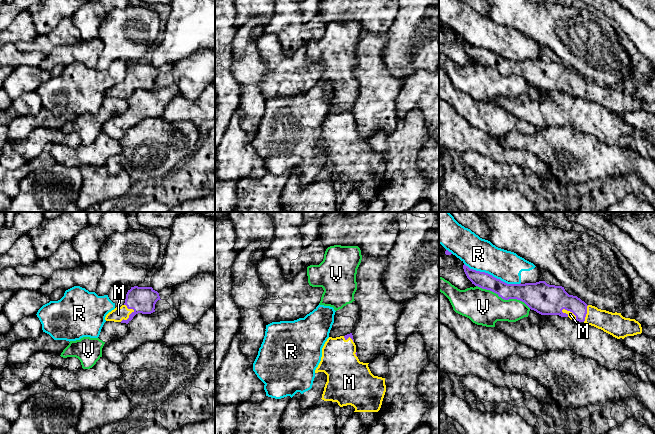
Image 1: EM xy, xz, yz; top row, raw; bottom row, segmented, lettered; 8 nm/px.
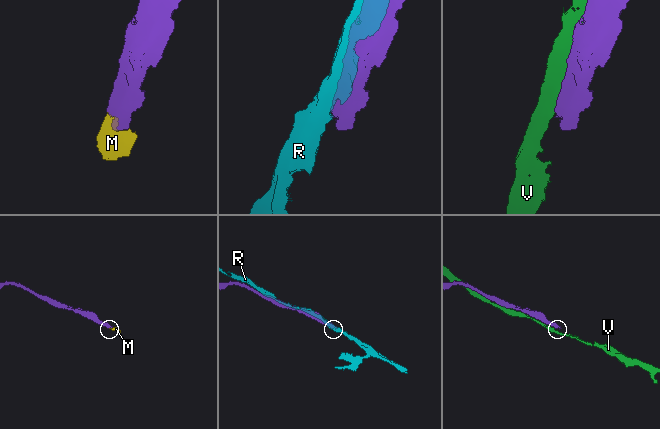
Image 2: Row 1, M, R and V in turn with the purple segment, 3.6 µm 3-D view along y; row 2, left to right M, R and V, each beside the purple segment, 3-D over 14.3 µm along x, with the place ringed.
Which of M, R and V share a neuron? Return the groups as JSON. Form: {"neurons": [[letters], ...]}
{"neurons": [["M"], ["R"], ["V"]]}

